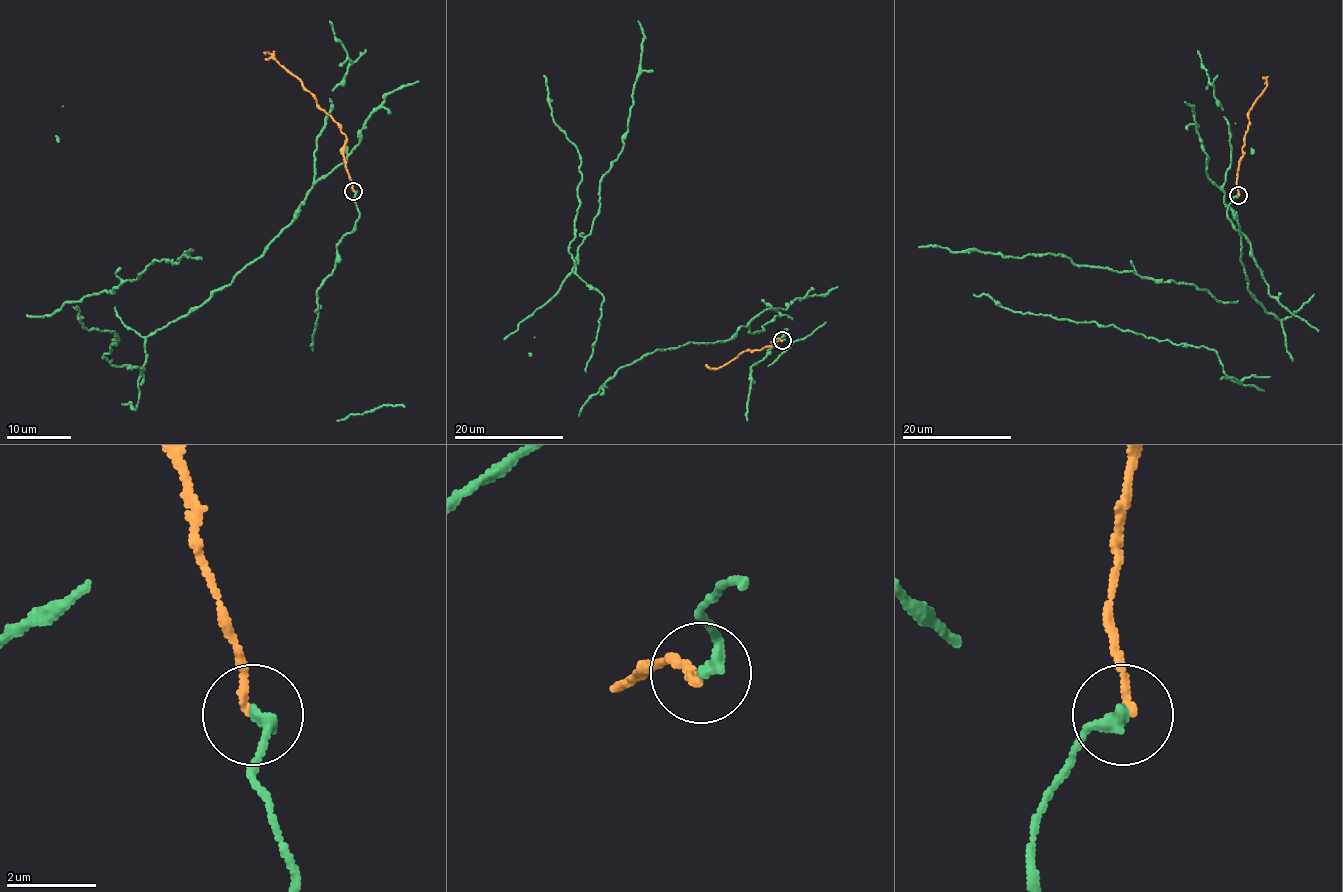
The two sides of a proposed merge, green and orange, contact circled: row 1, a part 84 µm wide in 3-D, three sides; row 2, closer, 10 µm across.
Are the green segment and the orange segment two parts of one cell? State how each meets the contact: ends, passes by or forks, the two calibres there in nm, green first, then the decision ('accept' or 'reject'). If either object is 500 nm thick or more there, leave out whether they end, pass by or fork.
green ends; orange ends; calibres 300 and 180 nm; reject

